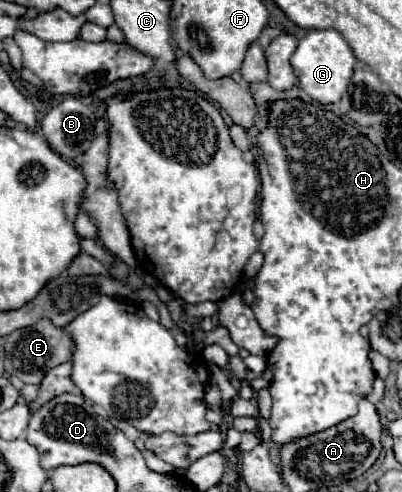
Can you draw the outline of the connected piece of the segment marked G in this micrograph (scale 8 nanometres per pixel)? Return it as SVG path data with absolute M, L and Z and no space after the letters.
M312 30L312 32L308 32L300 40L300 44L290 60L304 92L320 104L334 104L340 100L340 96L346 92L346 88L350 84L350 76L352 76L356 62L358 60L354 58L348 42L336 30Z

